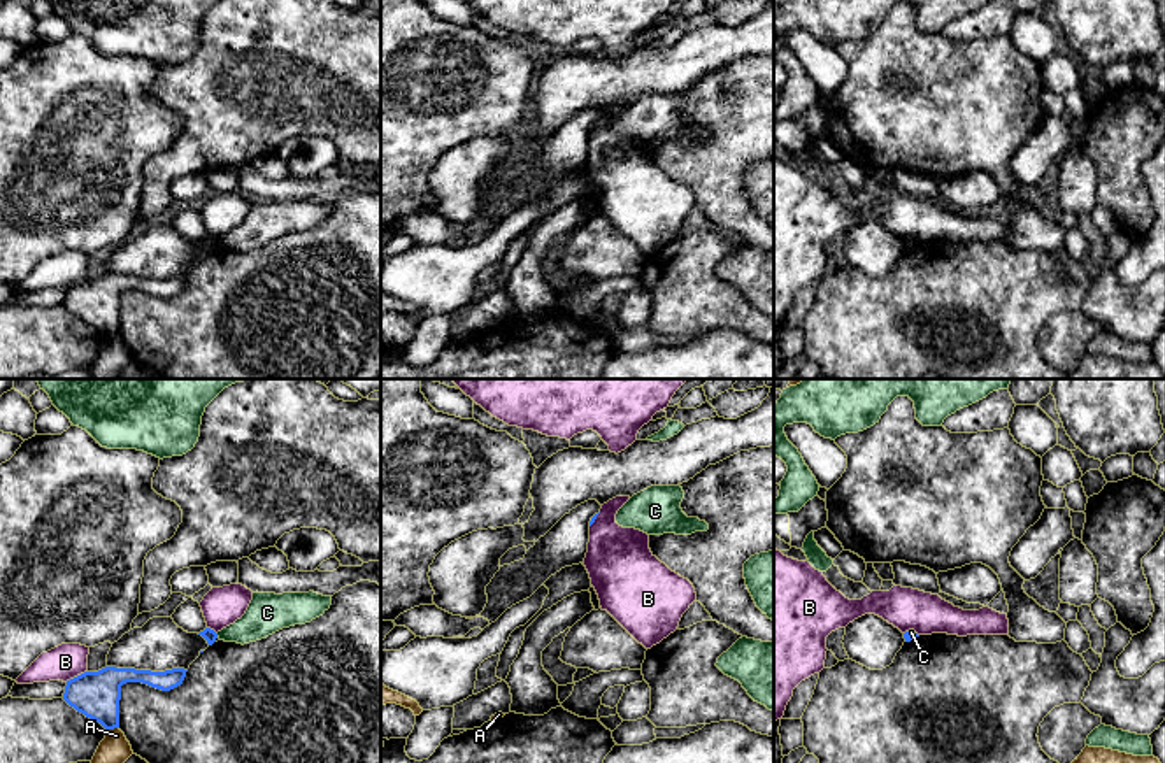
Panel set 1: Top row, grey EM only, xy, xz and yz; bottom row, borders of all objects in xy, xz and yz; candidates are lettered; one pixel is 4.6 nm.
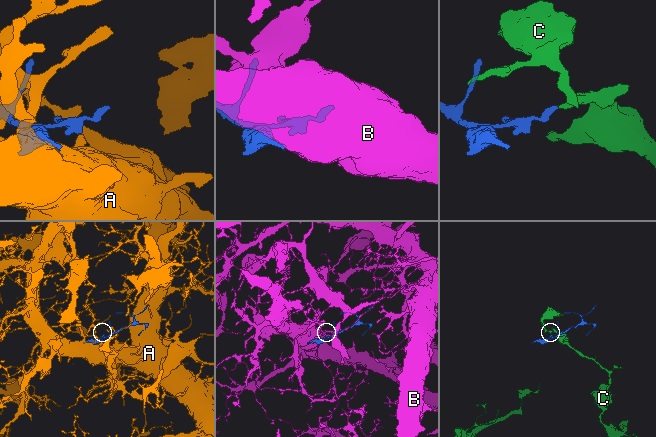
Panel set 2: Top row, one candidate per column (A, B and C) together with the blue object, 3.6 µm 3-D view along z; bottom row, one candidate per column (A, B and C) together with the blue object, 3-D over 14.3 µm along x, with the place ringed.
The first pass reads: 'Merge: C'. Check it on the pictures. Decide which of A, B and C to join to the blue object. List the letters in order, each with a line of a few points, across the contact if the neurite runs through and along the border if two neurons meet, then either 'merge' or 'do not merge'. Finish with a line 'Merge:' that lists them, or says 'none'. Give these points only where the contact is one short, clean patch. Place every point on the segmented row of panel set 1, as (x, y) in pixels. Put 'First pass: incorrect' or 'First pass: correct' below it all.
A: do not merge
B: do not merge
C: yz (907, 632), (916, 634) | do not merge
Merge: none
First pass: incorrect

